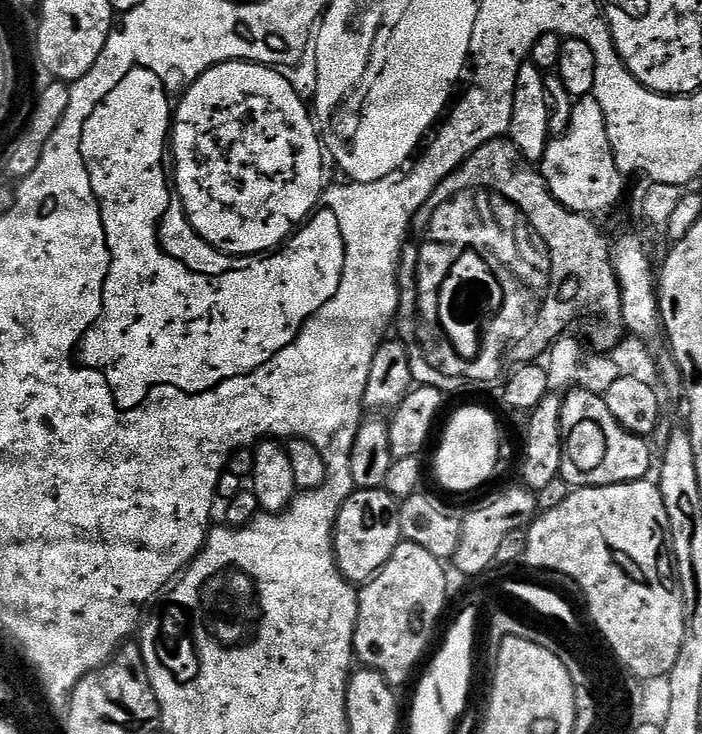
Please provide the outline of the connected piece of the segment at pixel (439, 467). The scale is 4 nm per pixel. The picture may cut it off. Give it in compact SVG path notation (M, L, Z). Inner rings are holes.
M460 408L449 418L444 437L440 440L440 449L436 452L436 480L448 492L472 492L495 474L499 460L500 428L496 425L495 414L484 408Z

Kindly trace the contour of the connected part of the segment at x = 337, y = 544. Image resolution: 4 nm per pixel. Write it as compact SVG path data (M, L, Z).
M361 488L346 498L332 531L332 545L338 570L353 586L363 586L373 580L390 562L390 554L402 543L400 534L400 501L383 488Z

